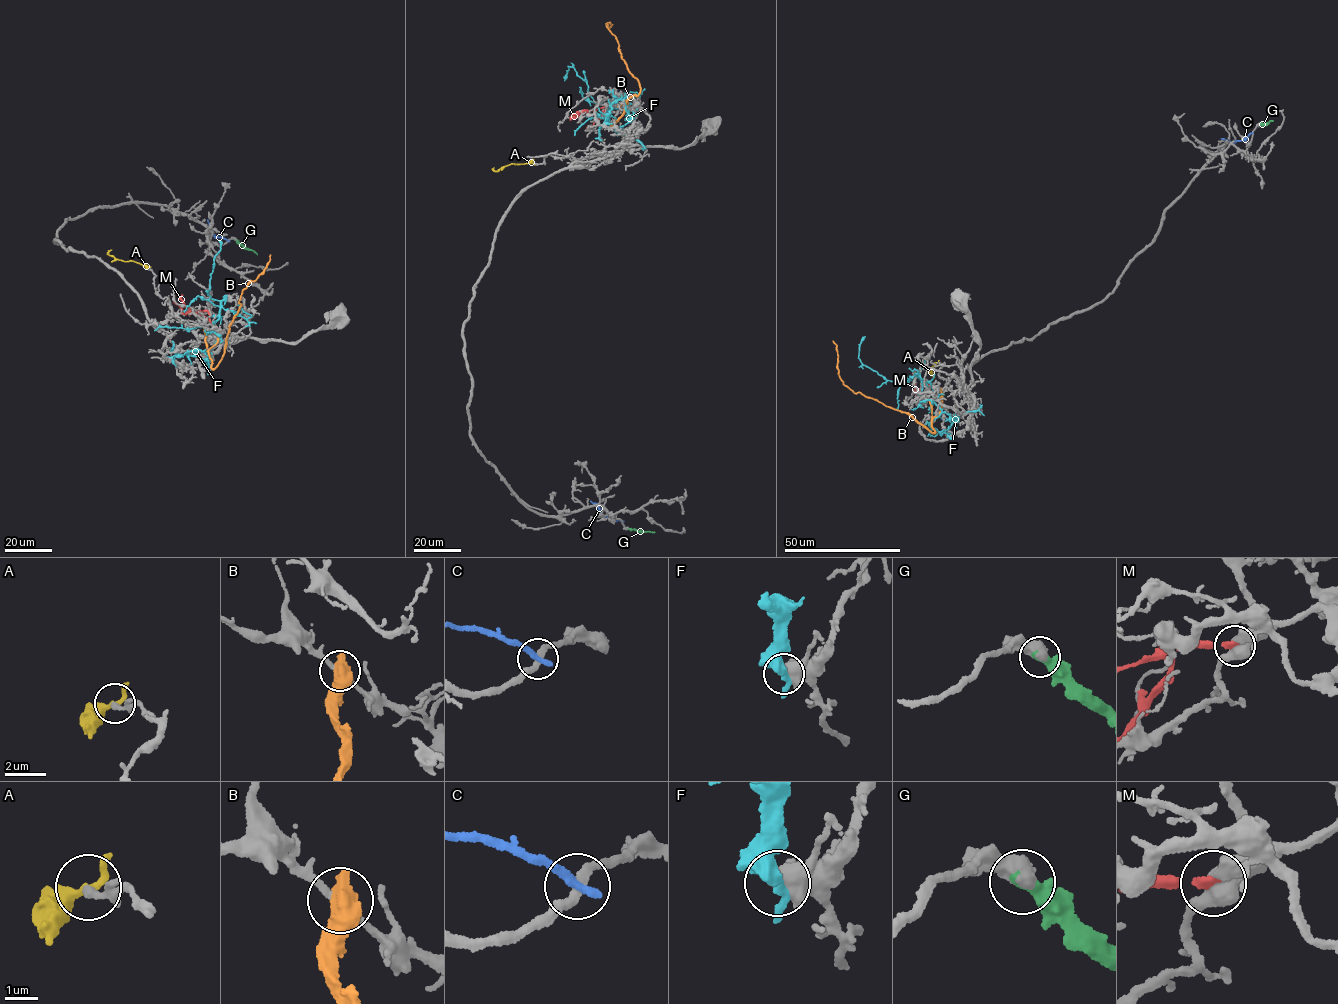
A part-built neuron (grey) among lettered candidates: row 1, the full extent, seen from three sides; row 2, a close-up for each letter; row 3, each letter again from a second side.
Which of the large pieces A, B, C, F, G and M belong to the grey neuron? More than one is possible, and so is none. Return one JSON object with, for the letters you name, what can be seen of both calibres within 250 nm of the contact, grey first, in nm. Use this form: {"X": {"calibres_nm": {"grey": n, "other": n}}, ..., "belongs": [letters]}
{"G": {"calibres_nm": {"grey": 750, "other": 400}}, "belongs": ["G"]}

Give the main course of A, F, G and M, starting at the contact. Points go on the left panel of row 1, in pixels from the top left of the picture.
A: (148, 267), (117, 259), (109, 255), (112, 250)
F: (227, 296), (213, 324), (219, 337), (213, 347), (182, 356), (171, 350), (174, 348)
G: (235, 240), (257, 254)
M: (212, 325), (201, 312), (192, 312), (183, 306), (182, 295)

